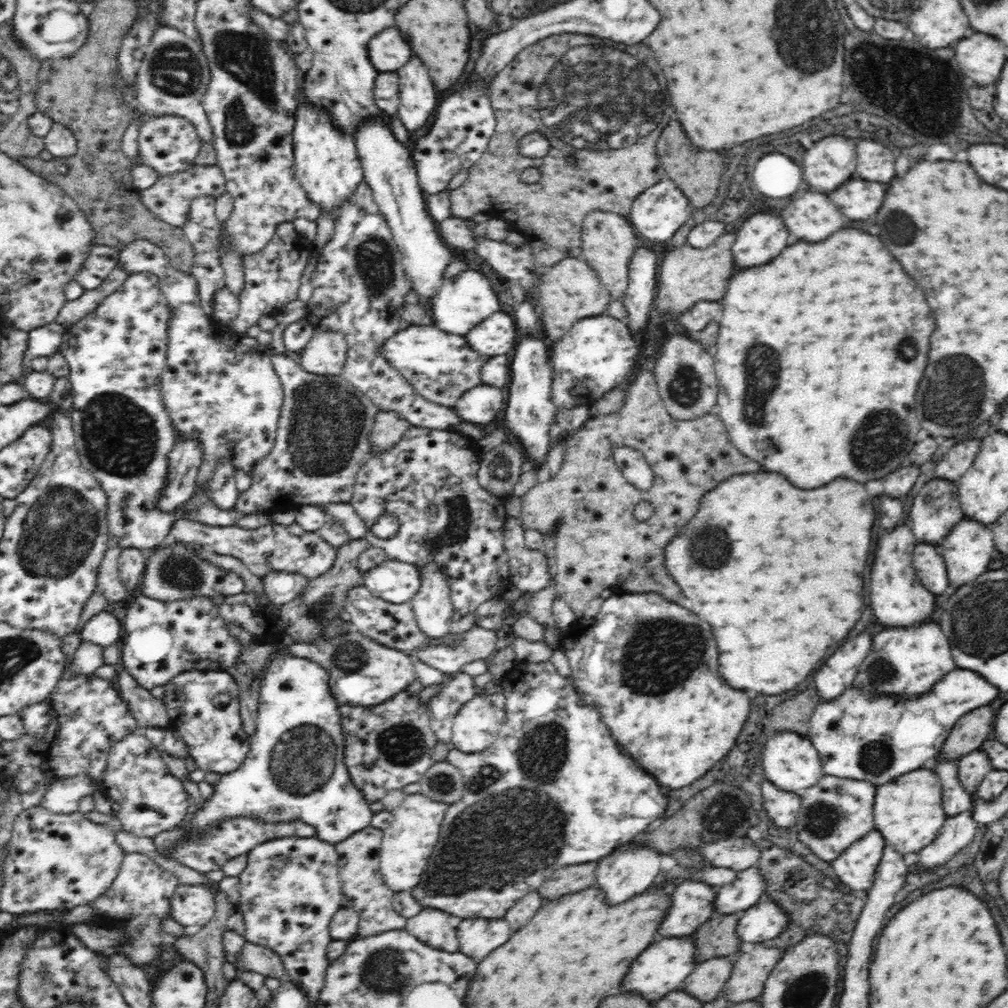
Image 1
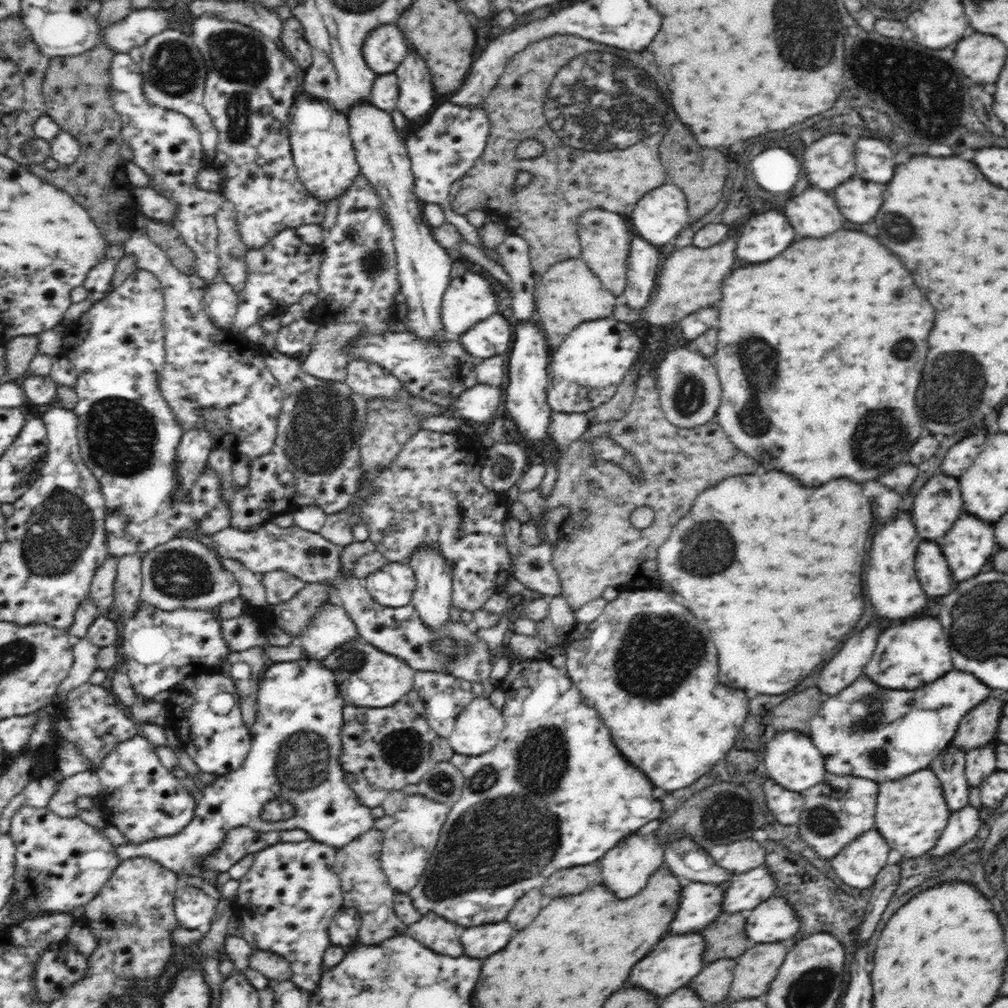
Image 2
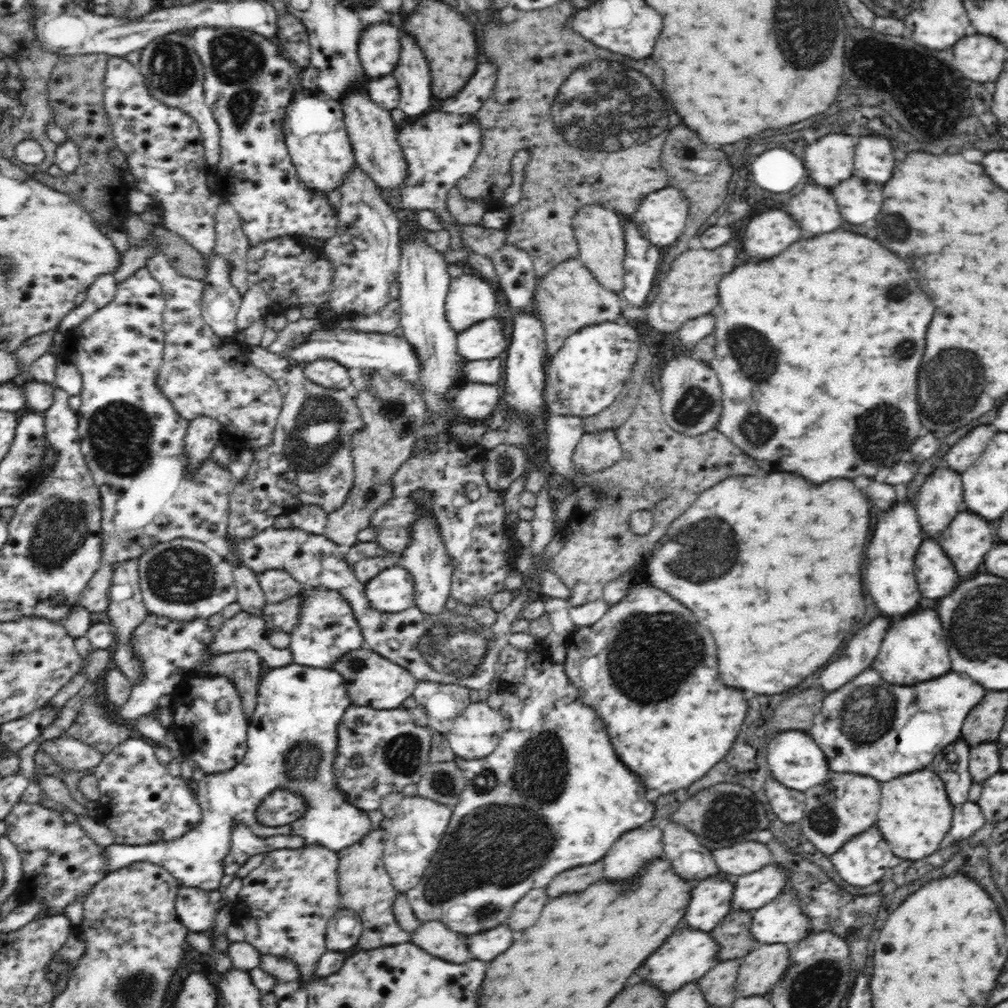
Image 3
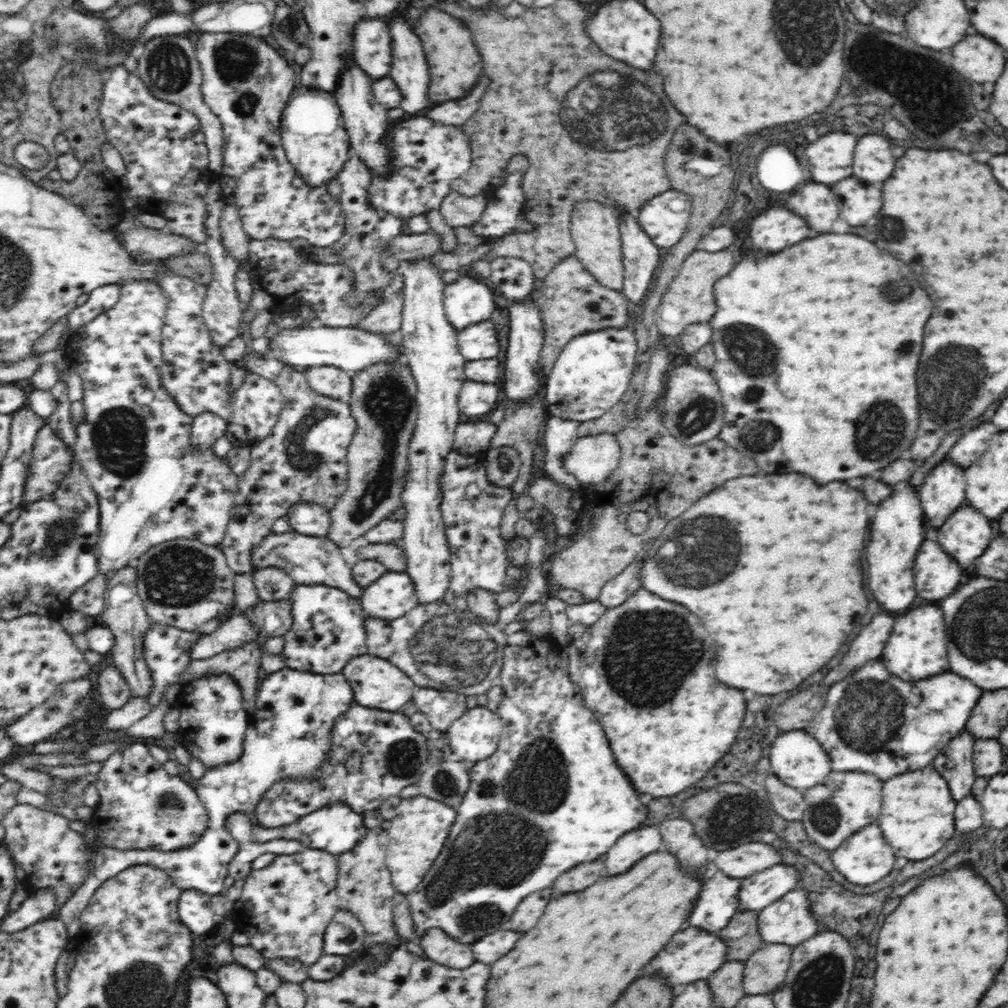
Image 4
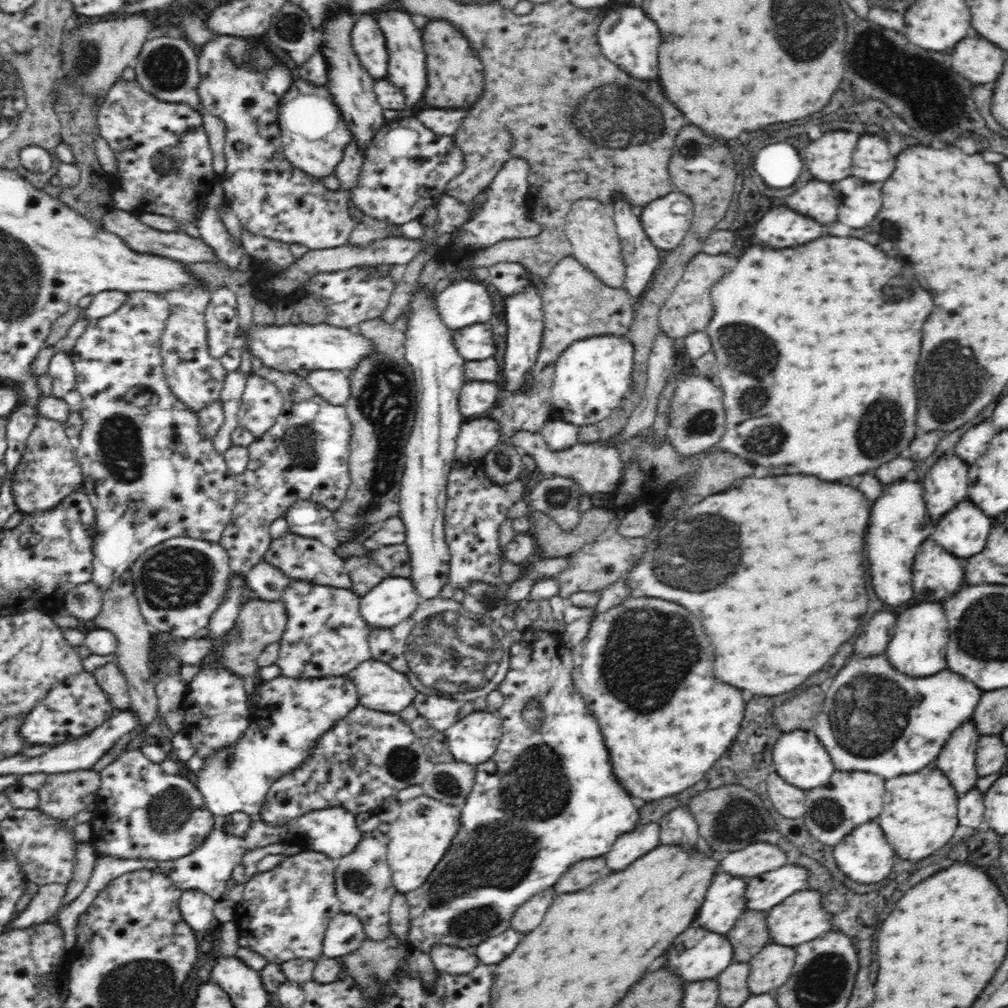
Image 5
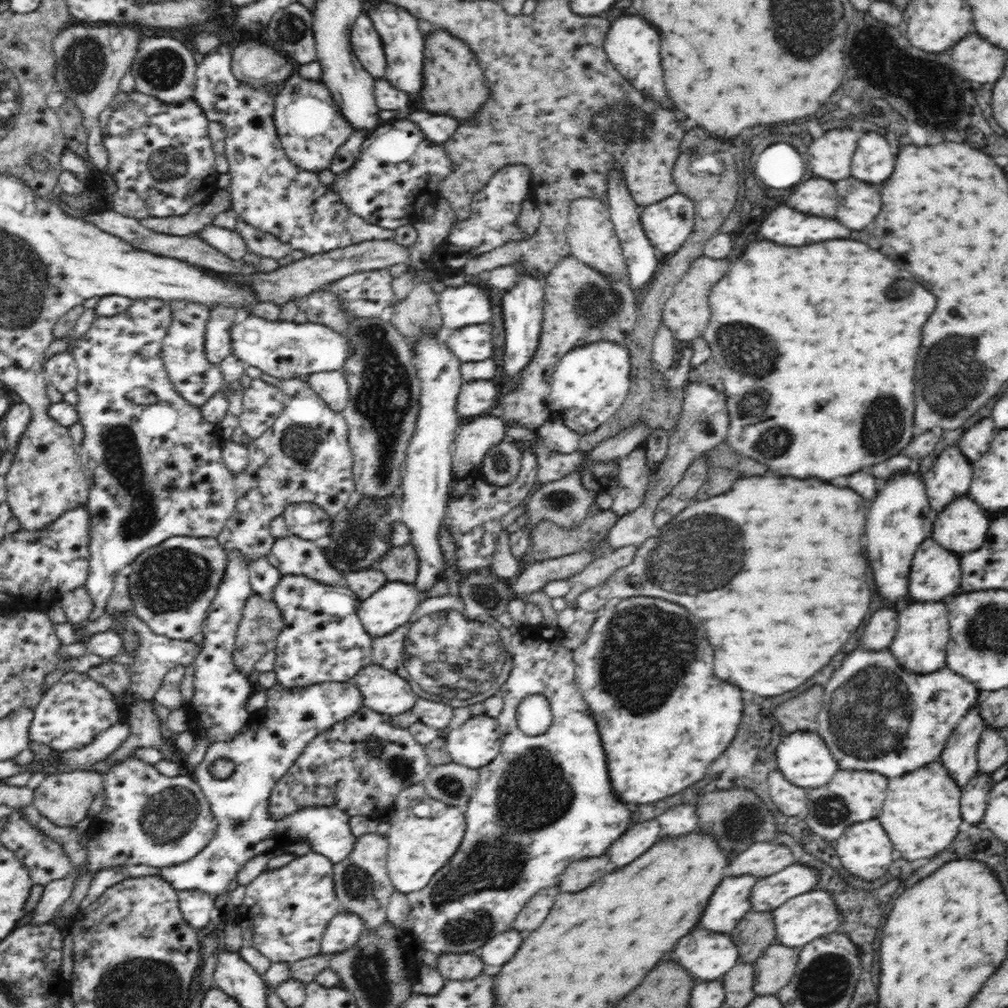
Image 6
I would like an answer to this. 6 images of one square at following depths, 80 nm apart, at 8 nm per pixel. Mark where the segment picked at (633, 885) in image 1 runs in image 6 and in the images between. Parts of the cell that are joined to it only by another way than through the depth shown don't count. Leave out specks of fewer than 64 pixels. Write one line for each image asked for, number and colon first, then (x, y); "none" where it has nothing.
2: (625, 869)
3: (623, 861)
4: (629, 849)
5: (630, 846)
6: (639, 838)

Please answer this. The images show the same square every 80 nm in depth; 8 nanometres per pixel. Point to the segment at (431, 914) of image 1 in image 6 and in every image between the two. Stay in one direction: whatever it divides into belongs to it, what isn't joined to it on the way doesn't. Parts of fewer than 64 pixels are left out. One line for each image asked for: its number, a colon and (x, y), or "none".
2: (438, 934)
3: (434, 937)
4: (438, 946)
5: (446, 958)
6: (467, 966)

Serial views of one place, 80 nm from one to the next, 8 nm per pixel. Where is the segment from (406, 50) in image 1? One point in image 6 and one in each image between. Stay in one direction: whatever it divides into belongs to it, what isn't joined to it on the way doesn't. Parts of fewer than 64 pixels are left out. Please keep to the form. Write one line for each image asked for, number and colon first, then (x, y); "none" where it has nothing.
2: (384, 48)
3: (379, 47)
4: (372, 45)
5: (368, 41)
6: (366, 42)

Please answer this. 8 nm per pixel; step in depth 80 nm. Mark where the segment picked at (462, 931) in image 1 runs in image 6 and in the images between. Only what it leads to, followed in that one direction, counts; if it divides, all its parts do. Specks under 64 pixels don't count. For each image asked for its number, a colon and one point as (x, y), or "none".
2: (480, 941)
3: (487, 945)
4: (491, 948)
5: (492, 951)
6: (497, 951)

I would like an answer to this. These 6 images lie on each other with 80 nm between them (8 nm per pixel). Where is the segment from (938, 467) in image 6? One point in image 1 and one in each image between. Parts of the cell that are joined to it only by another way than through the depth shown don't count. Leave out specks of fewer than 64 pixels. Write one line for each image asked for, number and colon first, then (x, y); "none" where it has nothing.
1: (942, 513)
2: (938, 504)
3: (940, 499)
4: (942, 492)
5: (946, 484)

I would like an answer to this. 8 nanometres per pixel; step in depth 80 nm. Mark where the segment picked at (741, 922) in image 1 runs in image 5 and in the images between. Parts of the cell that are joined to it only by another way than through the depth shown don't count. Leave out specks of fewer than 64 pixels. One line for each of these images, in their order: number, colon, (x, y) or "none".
2: (774, 920)
3: (782, 920)
4: (790, 920)
5: (800, 918)

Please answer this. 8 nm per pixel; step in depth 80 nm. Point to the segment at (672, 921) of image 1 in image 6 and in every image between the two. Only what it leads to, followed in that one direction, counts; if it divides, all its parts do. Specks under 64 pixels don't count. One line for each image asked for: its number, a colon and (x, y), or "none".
2: (701, 904)
3: (710, 903)
4: (719, 902)
5: (726, 900)
6: (730, 904)

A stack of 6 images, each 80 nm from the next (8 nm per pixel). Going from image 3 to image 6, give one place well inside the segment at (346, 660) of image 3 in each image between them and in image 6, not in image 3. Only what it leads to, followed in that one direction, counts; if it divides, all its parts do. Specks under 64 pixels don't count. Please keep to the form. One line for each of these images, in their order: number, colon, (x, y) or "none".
4: (377, 684)
5: (381, 688)
6: (387, 693)

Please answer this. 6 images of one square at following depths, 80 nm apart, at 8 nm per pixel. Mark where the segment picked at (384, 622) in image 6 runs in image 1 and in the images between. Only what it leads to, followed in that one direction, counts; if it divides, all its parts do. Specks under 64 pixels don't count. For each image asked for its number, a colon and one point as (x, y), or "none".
1: (395, 581)
2: (393, 585)
3: (392, 590)
4: (393, 595)
5: (395, 599)

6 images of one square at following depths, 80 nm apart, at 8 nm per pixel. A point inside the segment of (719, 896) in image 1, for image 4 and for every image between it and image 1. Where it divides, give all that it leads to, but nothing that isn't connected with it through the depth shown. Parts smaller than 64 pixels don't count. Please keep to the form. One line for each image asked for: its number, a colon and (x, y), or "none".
2: (744, 892)
3: (751, 891)
4: (761, 889)

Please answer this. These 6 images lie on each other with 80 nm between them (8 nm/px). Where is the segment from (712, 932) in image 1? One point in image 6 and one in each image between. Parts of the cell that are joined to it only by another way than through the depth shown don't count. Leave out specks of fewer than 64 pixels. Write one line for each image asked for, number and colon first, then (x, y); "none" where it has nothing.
2: (725, 938)
3: (733, 935)
4: (742, 939)
5: (750, 934)
6: (754, 934)

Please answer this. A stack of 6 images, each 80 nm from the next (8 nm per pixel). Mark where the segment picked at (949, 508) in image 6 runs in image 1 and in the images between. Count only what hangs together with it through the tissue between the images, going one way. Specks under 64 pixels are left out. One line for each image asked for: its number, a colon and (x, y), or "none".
1: (967, 552)
2: (967, 546)
3: (967, 538)
4: (966, 535)
5: (964, 530)

